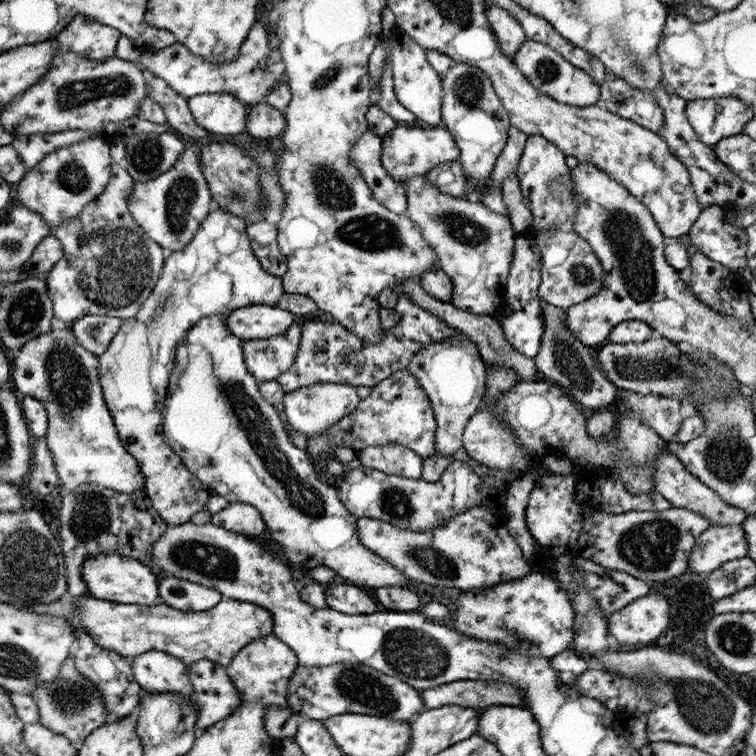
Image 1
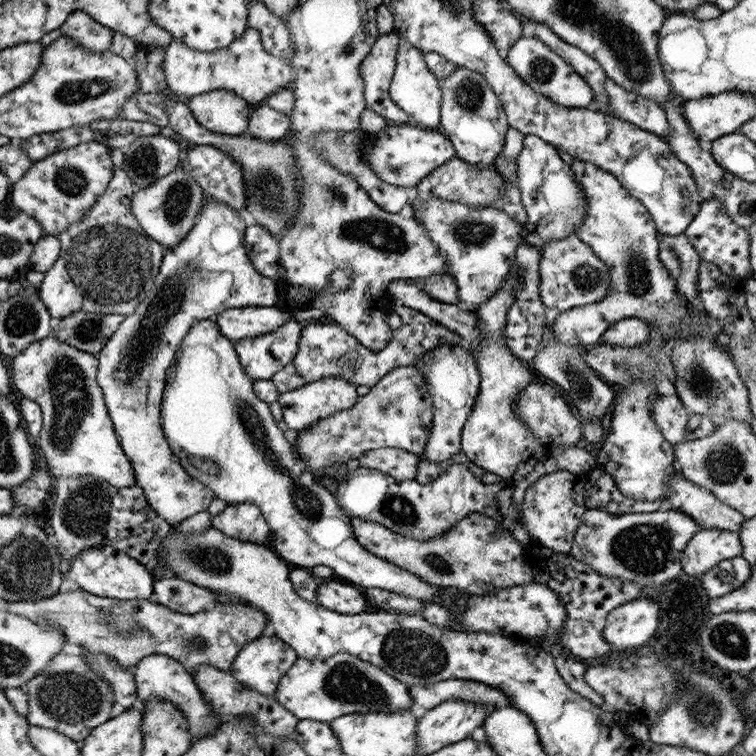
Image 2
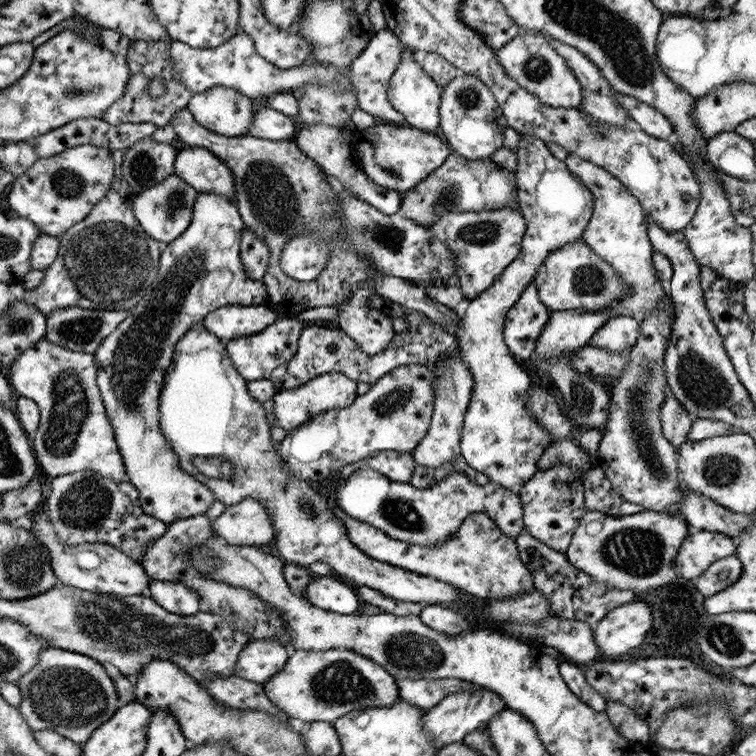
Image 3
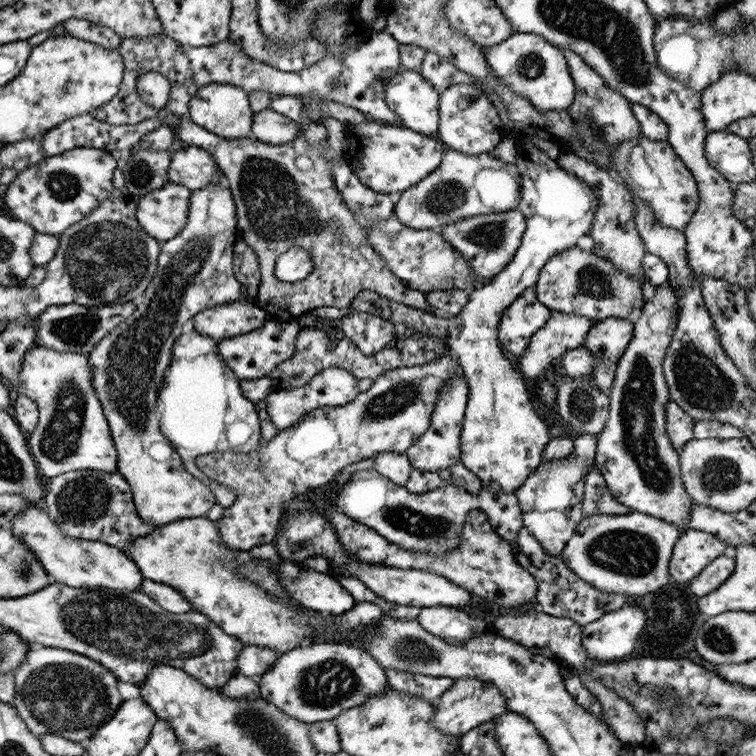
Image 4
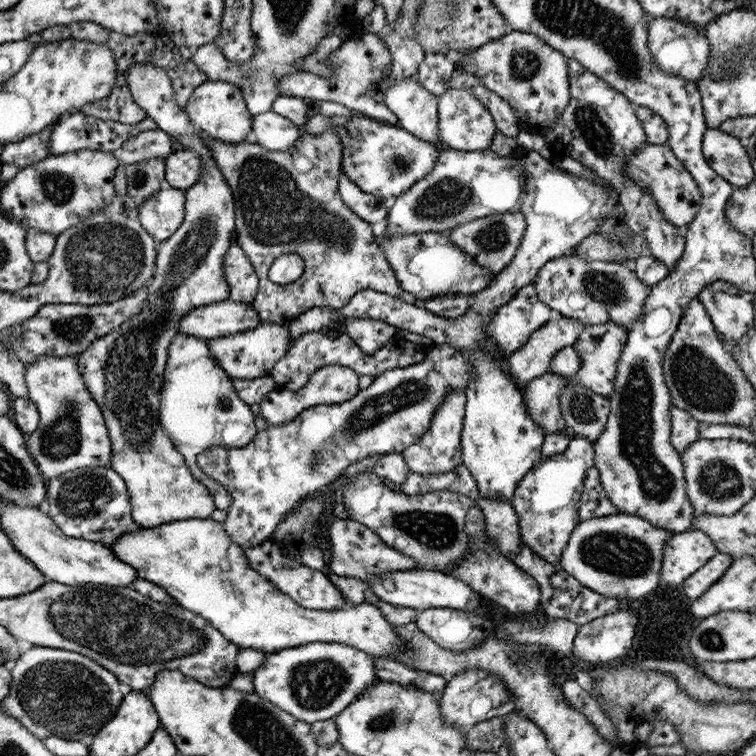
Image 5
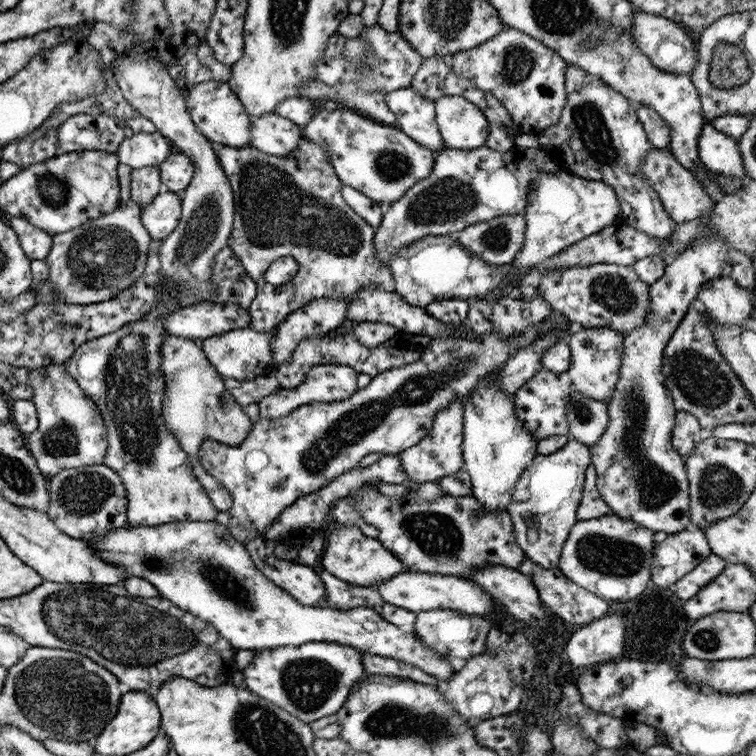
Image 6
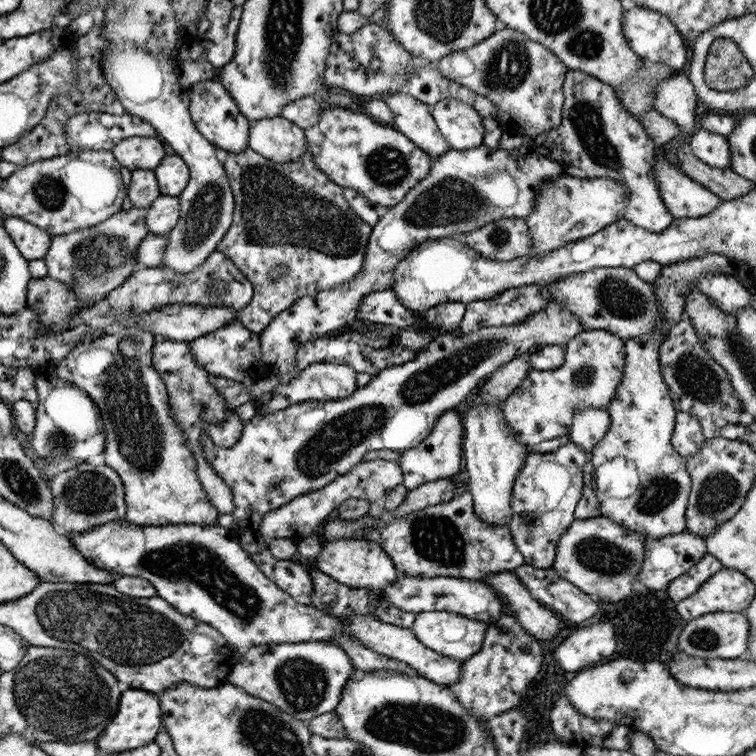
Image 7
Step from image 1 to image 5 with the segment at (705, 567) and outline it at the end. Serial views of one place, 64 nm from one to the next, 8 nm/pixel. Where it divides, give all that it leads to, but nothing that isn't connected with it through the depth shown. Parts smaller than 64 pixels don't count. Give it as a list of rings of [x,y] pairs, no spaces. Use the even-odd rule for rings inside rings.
[[[696,528],[672,533],[663,546],[659,582],[681,584],[689,574],[695,573],[717,553],[713,541]]]

